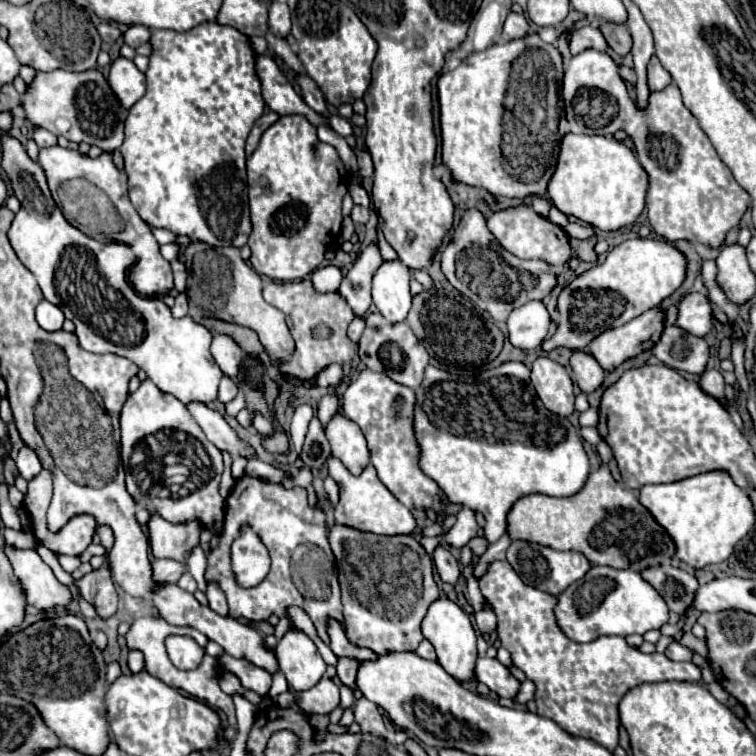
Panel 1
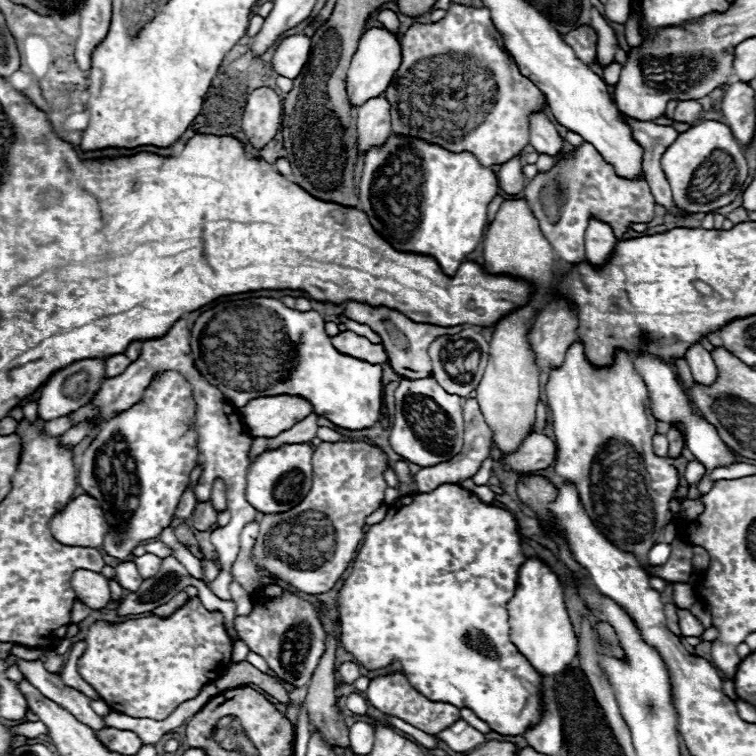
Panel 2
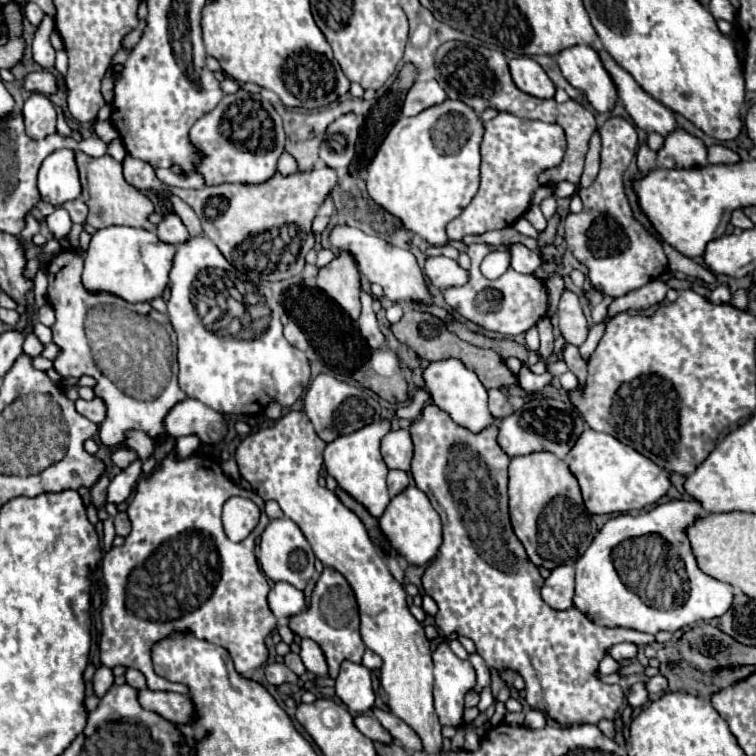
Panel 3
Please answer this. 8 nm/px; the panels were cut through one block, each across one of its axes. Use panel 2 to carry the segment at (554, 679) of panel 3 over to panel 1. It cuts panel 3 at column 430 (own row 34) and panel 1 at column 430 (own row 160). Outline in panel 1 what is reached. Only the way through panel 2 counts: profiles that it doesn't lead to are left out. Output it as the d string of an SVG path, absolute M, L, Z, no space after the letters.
M362 370L342 394L342 414L356 422L364 432L370 448L370 462L384 486L408 508L440 510L440 488L418 468L418 444L412 430L414 392L396 384L388 376Z

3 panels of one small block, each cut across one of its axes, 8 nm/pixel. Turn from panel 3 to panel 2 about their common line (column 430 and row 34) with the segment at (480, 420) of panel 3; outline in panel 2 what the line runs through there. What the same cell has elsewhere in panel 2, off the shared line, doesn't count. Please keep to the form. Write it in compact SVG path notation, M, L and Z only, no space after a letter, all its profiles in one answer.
M384 26L368 28L358 42L358 50L352 56L350 70L348 70L348 96L352 106L360 106L364 104L364 100L370 100L372 96L382 94L392 82L396 70L400 68L400 60L402 60L402 46L400 46L398 34L392 34Z

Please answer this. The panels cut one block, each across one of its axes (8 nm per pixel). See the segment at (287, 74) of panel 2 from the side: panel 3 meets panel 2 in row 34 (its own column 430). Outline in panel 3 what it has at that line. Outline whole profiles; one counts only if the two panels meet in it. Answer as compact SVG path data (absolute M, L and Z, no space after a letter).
M334 226L334 230L330 232L330 242L334 248L350 250L354 260L358 262L360 274L366 276L370 282L380 284L384 288L384 296L388 300L392 300L392 302L422 302L422 304L432 302L432 296L424 282L424 274L416 262L416 256L410 250L396 248L382 238L368 236L362 230L350 228L350 226Z

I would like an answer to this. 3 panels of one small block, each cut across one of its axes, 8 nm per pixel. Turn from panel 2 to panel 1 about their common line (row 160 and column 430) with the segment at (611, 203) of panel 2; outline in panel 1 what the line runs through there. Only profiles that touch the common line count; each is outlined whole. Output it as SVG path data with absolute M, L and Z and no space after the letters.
M342 524L330 526L328 540L336 556L348 640L376 654L414 652L424 638L420 624L428 606L440 598L430 554L410 534L376 536Z

